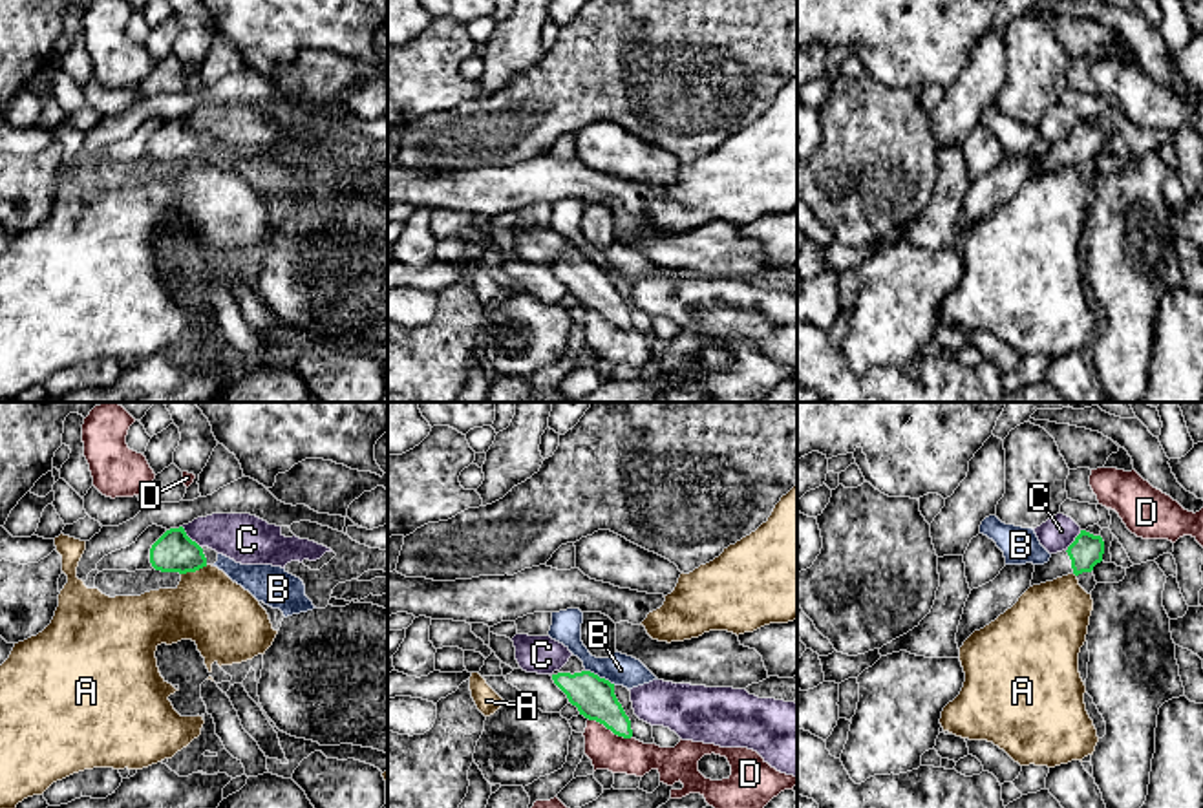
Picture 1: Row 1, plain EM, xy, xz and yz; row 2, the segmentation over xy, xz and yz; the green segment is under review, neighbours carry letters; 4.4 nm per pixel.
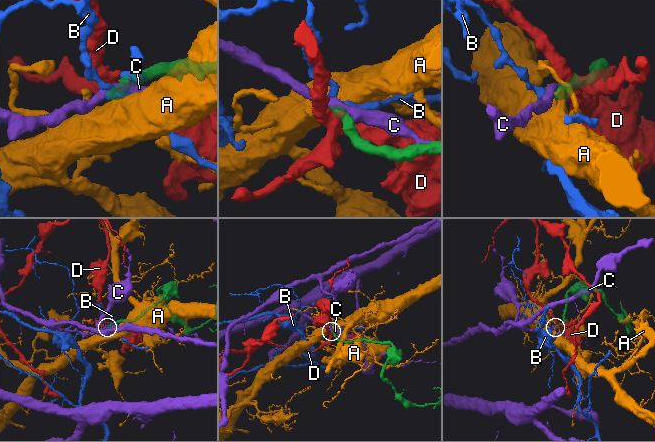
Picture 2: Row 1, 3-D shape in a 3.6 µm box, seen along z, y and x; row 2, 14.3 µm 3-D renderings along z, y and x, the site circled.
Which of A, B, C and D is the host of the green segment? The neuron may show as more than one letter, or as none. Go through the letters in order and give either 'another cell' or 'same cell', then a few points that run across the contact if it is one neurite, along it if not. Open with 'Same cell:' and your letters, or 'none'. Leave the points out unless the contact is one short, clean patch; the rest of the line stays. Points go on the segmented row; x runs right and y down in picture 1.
Same cell: none
A: another cell
B: another cell | xz (585, 669), (615, 684)
C: another cell
D: another cell | xz (589, 719), (618, 735), (631, 737)

